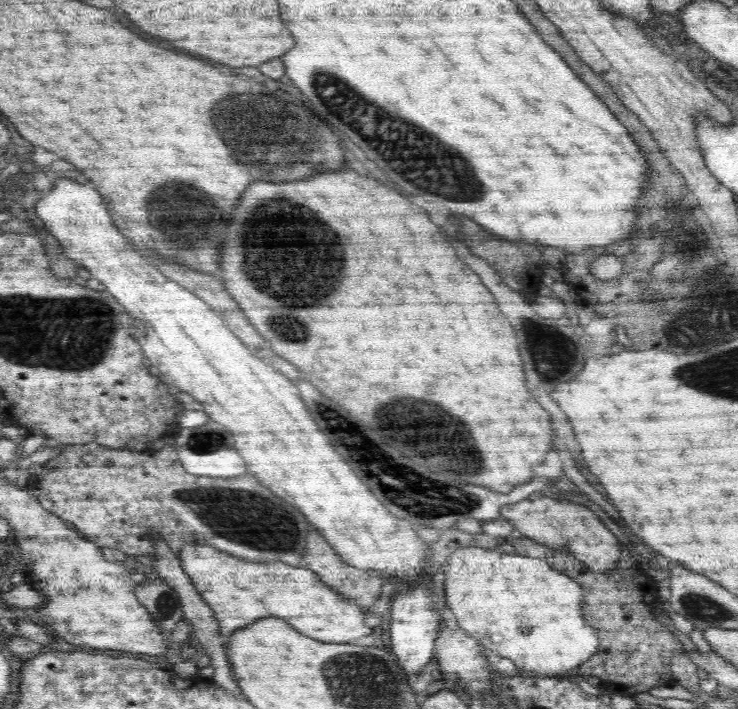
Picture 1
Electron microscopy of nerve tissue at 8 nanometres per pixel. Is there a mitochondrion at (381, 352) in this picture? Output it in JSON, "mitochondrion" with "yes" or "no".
{"mitochondrion":"no"}

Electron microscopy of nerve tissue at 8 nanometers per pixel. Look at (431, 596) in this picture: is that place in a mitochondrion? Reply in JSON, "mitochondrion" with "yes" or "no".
{"mitochondrion":"yes"}

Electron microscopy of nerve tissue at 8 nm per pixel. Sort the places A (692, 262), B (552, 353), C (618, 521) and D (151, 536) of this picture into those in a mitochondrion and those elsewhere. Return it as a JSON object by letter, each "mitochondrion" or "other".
{"A":"mitochondrion","B":"mitochondrion","C":"other","D":"other"}

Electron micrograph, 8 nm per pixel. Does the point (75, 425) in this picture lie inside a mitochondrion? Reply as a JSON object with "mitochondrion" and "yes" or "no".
{"mitochondrion":"no"}

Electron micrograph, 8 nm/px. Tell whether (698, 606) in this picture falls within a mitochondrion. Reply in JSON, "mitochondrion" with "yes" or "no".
{"mitochondrion":"yes"}

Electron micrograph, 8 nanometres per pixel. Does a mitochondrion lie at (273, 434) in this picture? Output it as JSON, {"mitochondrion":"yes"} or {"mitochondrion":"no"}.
{"mitochondrion":"no"}

